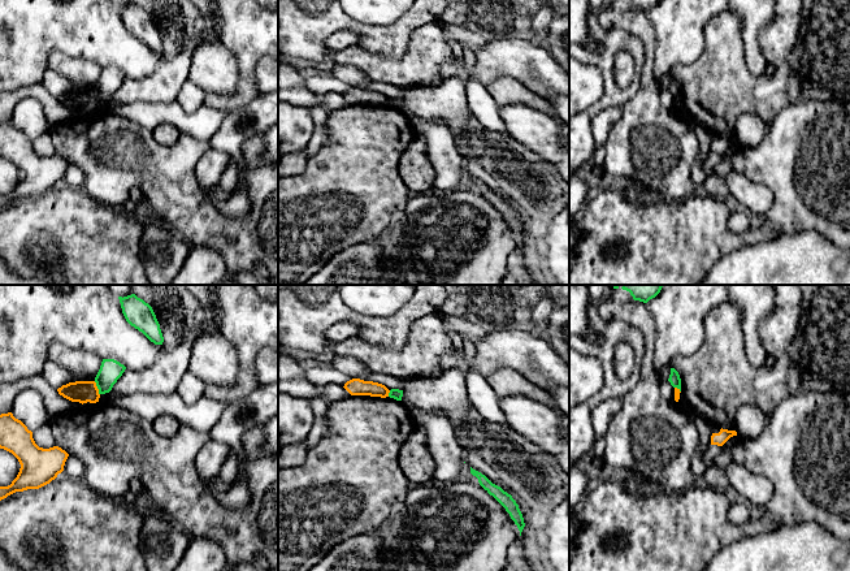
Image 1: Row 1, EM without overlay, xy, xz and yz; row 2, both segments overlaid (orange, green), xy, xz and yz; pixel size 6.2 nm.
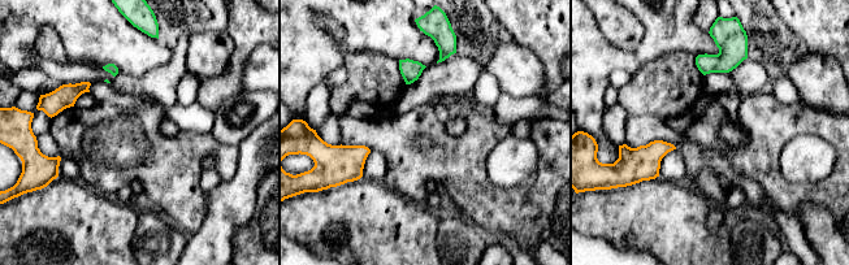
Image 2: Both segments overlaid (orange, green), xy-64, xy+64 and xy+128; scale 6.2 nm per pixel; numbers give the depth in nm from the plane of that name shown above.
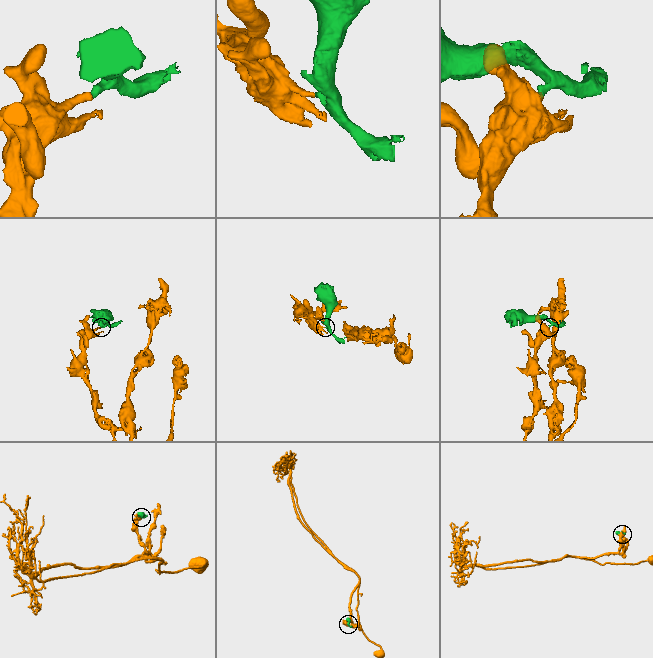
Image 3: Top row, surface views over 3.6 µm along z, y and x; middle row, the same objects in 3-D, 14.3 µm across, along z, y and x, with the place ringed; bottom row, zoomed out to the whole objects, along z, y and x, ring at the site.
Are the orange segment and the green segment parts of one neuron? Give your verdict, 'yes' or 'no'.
no

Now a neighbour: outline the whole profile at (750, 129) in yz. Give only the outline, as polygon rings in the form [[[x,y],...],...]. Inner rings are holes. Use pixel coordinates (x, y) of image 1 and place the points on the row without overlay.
[[[753,113],[741,114],[736,122],[736,140],[738,147],[754,147],[760,143],[767,125]]]

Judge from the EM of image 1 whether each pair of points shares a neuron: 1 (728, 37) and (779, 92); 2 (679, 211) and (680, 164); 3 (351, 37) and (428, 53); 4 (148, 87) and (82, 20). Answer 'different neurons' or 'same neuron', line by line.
1: same neuron
2: different neurons
3: different neurons
4: different neurons

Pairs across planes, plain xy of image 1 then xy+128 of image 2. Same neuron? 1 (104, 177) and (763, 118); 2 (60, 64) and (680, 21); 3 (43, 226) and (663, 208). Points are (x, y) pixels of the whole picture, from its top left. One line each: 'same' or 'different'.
1: same
2: different
3: same

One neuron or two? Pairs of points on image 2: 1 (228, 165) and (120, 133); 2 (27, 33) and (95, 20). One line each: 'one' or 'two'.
1: one
2: one

